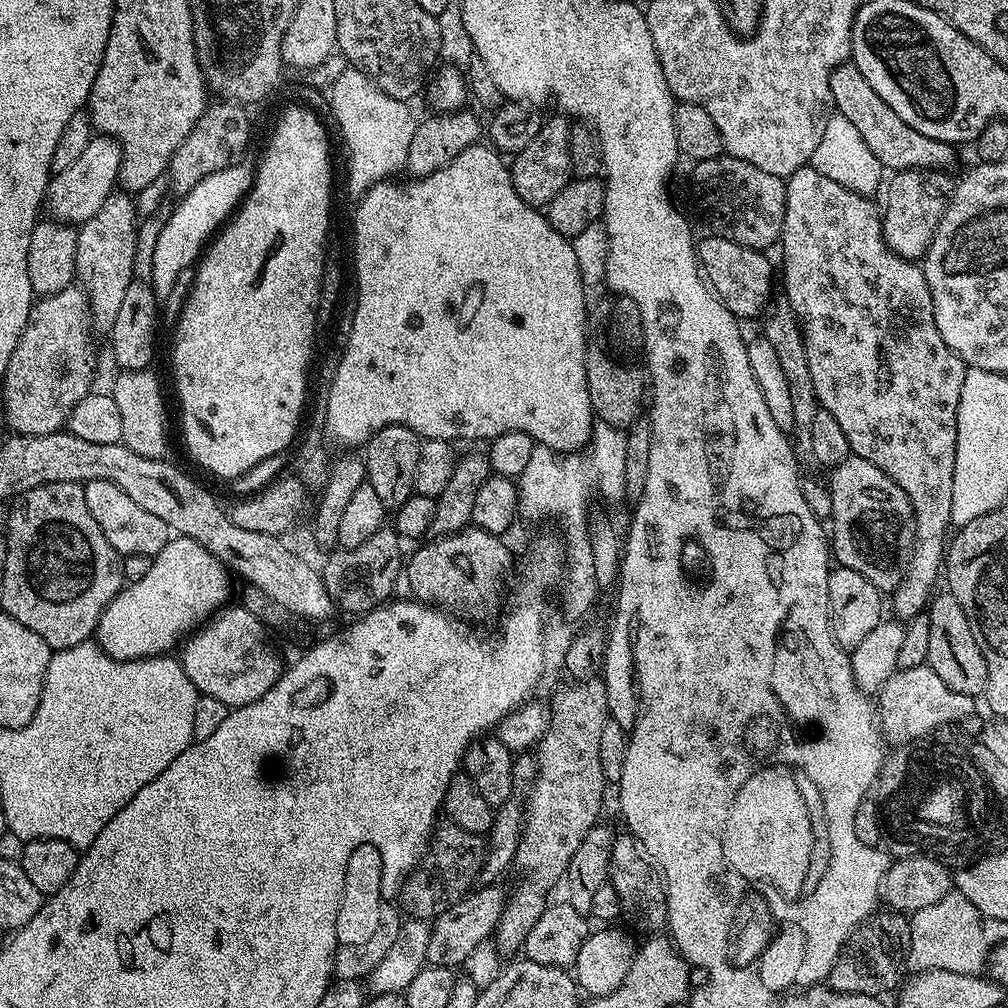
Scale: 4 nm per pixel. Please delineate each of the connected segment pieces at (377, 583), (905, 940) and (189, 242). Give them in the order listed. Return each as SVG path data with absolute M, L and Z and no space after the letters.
M385 526L379 528L367 542L362 542L362 546L354 546L343 550L336 550L331 553L332 556L325 564L322 564L322 575L324 585L330 594L330 598L336 601L337 609L342 613L356 612L352 614L363 614L370 612L374 608L379 608L393 595L392 591L396 588L396 579L401 579L402 569L406 564L406 551L402 545L402 537L395 527Z
M880 910L863 920L850 933L842 946L836 965L830 970L826 984L836 992L887 997L887 992L901 983L906 972L910 946L909 917L891 910Z
M237 162L202 178L198 186L191 188L185 196L179 197L180 205L175 205L171 209L162 226L162 232L158 236L158 242L155 243L153 274L150 283L152 291L156 293L157 301L164 302L171 298L180 275L188 267L191 269L197 263L198 257L213 239L214 233L235 213L253 183L253 165Z

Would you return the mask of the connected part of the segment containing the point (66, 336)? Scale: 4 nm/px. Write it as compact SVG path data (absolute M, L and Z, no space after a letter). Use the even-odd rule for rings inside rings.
M73 286L62 290L53 296L46 296L37 299L30 310L30 318L22 330L22 338L18 338L18 346L6 366L6 374L2 378L4 384L4 416L8 419L8 424L12 427L11 431L18 436L37 436L38 434L50 434L51 432L61 431L67 425L71 412L89 393L93 391L92 375L96 372L96 348L92 345L92 332L94 333L94 321L88 307L88 296L83 288Z

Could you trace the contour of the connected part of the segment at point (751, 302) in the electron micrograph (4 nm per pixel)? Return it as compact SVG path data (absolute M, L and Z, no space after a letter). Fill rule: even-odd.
M711 234L705 235L705 240L702 239L696 245L696 259L700 262L700 267L702 269L702 275L705 280L708 281L708 287L716 293L716 296L721 300L725 306L727 306L732 313L737 316L737 318L745 318L744 316L756 316L759 317L763 313L764 309L768 307L770 301L773 299L774 293L772 293L772 264L767 260L765 253L763 251L757 250L755 248L747 248L742 246L738 242L730 242L724 237L714 236Z

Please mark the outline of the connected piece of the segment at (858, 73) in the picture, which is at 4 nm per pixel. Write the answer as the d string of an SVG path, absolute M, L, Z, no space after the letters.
M851 62L839 64L830 74L830 94L832 95L833 109L839 115L850 118L852 125L858 129L858 134L870 146L874 158L884 164L885 169L905 172L911 168L926 168L929 170L948 170L956 160L957 149L953 145L942 142L938 138L926 138L926 134L914 130L886 102L878 95L878 90L862 78L862 70Z

